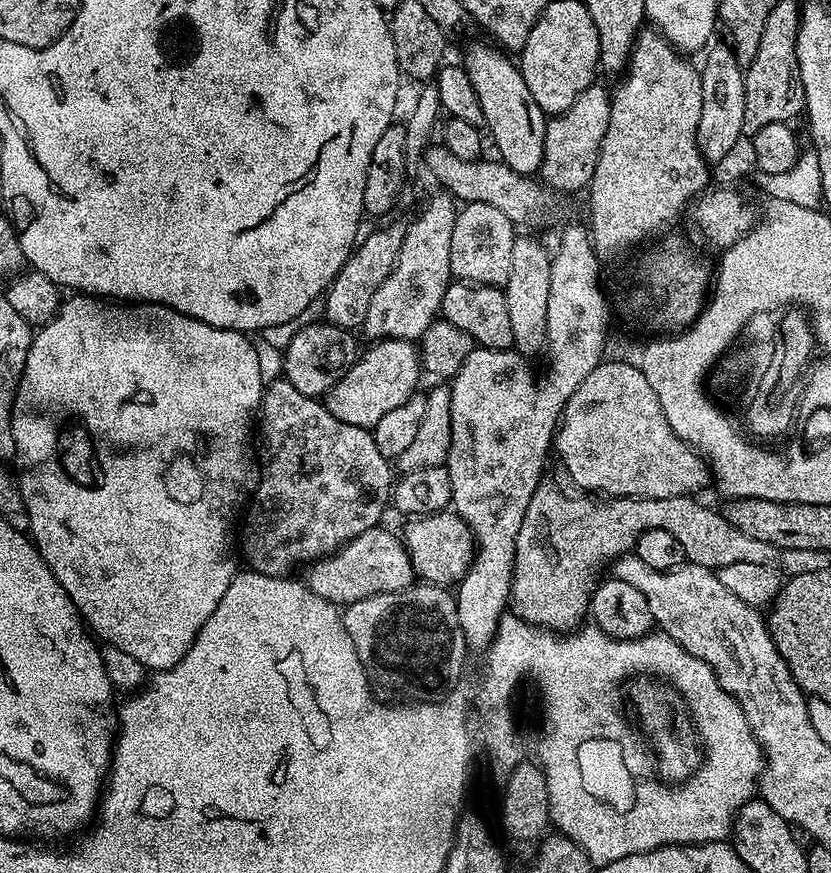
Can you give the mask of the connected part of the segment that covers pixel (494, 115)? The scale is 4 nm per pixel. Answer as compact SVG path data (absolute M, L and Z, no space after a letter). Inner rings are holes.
M486 44L472 45L462 59L462 67L470 78L470 86L474 86L474 94L478 94L484 115L483 127L486 132L488 128L490 140L492 135L492 140L500 151L497 152L499 159L510 166L510 170L523 176L532 176L540 171L548 125L546 113L542 106L538 106L538 102L534 102L517 61L499 47L491 47Z

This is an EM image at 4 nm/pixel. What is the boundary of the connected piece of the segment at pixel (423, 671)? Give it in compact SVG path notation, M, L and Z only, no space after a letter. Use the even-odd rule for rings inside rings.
M416 582L401 592L356 600L342 615L364 673L382 691L393 692L404 702L427 702L443 700L463 681L464 659L470 649L458 626L456 597L447 587Z

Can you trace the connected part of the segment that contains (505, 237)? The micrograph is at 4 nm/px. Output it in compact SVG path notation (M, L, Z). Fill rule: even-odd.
M486 202L464 204L456 213L454 234L450 237L450 270L453 277L465 284L485 284L503 289L510 278L517 235L517 225L512 224L510 218L506 218L506 214L501 214L495 206L486 206Z

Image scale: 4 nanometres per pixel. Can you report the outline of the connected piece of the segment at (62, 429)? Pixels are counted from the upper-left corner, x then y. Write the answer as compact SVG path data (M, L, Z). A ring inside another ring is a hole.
M72 294L69 296L72 297L69 300L67 297L66 302L61 303L56 317L48 324L43 325L33 335L32 345L28 351L28 360L24 363L24 369L20 375L20 385L16 387L16 397L12 403L12 433L14 434L14 442L16 443L14 460L15 463L20 463L20 468L18 467L18 479L20 489L22 490L22 498L26 502L26 510L30 514L28 532L30 533L32 543L36 545L36 549L42 554L46 566L52 568L54 578L58 578L58 582L66 590L66 594L70 594L74 606L84 618L85 625L104 644L118 646L118 650L123 650L125 654L130 654L134 658L138 658L138 662L142 662L142 666L146 669L151 670L153 673L165 672L167 668L173 668L178 662L182 662L182 658L198 638L198 630L202 630L206 618L210 618L210 614L214 614L214 606L218 606L218 602L222 602L222 594L226 594L226 586L230 586L230 582L236 577L238 565L236 565L236 556L232 553L232 544L234 548L232 523L239 516L241 519L246 505L253 499L256 485L260 483L258 452L254 447L254 417L257 415L261 399L264 395L266 379L264 380L263 374L260 373L260 356L256 353L255 346L248 341L251 339L245 333L235 332L232 328L210 326L206 322L195 320L181 312L175 312L173 308L165 308L162 304L133 303L131 305L132 312L124 312L125 305L120 302L101 302L97 297L87 294Z

